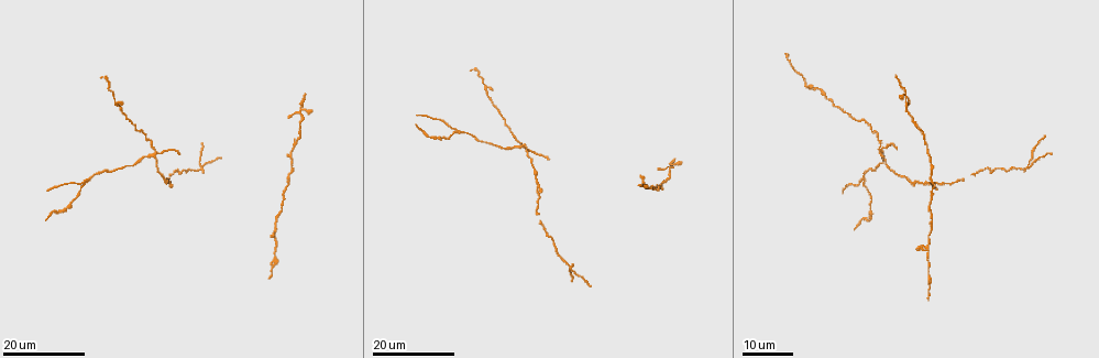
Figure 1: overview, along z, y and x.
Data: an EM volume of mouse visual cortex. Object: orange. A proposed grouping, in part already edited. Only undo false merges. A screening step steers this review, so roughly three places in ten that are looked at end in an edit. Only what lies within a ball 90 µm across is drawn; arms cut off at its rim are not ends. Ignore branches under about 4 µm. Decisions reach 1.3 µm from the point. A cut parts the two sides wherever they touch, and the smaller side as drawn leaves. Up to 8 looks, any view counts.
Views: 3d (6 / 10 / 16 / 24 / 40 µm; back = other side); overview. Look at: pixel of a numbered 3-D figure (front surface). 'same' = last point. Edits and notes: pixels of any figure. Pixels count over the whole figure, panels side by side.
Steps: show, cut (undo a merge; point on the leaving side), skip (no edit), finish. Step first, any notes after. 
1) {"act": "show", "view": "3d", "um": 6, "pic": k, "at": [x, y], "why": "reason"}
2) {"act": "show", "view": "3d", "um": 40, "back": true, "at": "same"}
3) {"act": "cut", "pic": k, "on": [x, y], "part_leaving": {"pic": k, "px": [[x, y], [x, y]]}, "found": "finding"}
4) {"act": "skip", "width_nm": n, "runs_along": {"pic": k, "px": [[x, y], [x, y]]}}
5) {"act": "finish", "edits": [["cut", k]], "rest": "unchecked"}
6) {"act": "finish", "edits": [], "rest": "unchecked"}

{"act": "show", "view": "3d", "um": 16, "pic": 1, "at": [538, 187], "why": "three arms meet"}

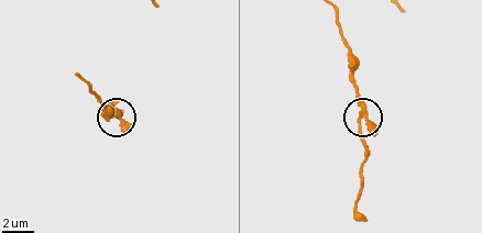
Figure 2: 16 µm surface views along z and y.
{"act": "show", "view": "3d", "um": 6, "pic": 2, "at": [359, 116]}

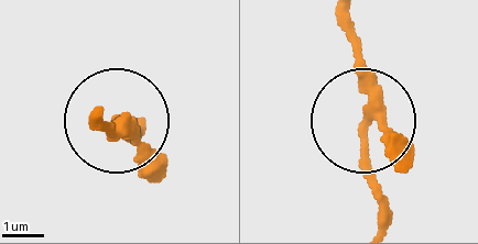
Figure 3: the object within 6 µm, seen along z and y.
{"act": "show", "view": "3d", "um": 6, "back": true, "pic": 3, "at": [367, 118], "why": "from behind"}

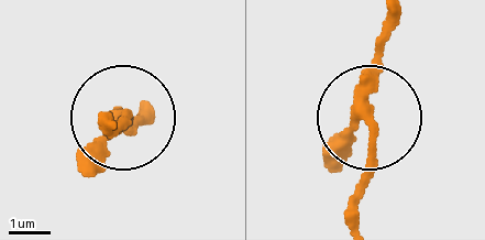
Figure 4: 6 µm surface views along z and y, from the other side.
{"act": "skip", "arms": 3, "runs_along": {"pic": 4, "px": [[326, 159], [356, 127], [371, 131], [374, 162], [353, 215]]}, "found": "all the same neuron"}

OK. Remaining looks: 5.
{"act": "show", "view": "3d", "um": 24, "pic": 1, "at": [572, 268], "why": "four or more arms meet"}

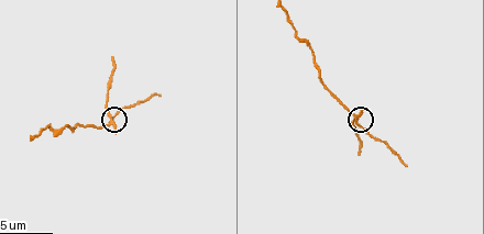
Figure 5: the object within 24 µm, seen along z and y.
{"act": "show", "view": "3d", "um": 10, "pic": 5, "at": [108, 114]}

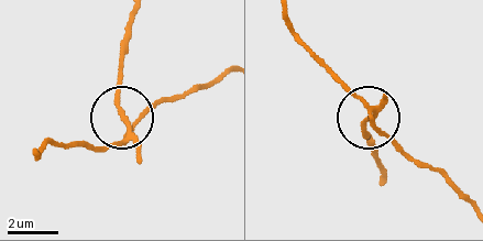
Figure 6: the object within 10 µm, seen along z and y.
{"act": "cut", "pic": 6, "on": [118, 100], "side_arm_um": 8, "part_leaving": {"pic": 6, "px": [[129, 135], [117, 92], [129, 17]]}, "found": "a second neuron is stuck on"}

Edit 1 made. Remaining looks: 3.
{"act": "show", "view": "3d", "um": 16, "pic": 1, "at": [300, 114], "why": "four arms meet"}

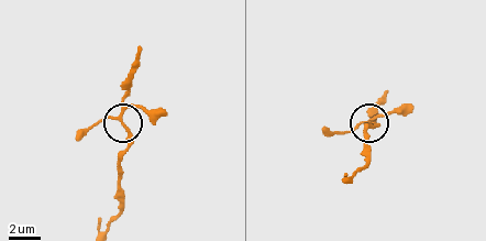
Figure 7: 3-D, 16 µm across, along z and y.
{"act": "show", "view": "3d", "um": 6, "pic": 7, "at": [361, 122]}

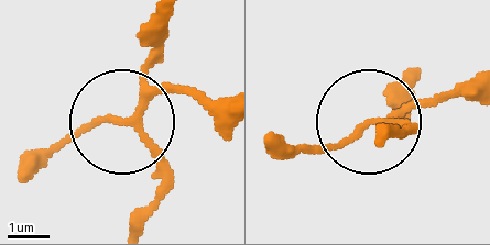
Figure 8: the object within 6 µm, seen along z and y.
{"act": "skip", "arms": 4, "runs_along": {"pic": 8, "px": [[140, 221], [154, 168], [133, 126], [112, 117], [31, 147]]}, "found": "continuous, no second neuron"}

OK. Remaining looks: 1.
{"act": "finish", "edits": [["cut", 6]], "rest": "unchecked"}

